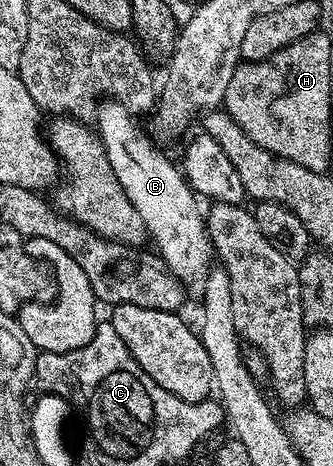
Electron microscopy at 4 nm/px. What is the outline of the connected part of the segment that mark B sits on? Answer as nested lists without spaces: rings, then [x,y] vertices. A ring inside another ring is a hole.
[[[109,101],[106,104],[105,108],[102,106],[96,112],[95,120],[97,119],[97,123],[95,122],[95,127],[100,134],[101,144],[105,147],[107,161],[111,161],[111,169],[115,169],[115,177],[119,177],[119,183],[123,185],[123,191],[127,193],[131,205],[135,205],[135,209],[139,209],[139,215],[143,217],[146,232],[151,236],[151,239],[157,242],[157,247],[155,246],[156,254],[161,256],[163,262],[169,267],[169,271],[175,273],[175,277],[179,277],[179,281],[184,285],[190,296],[200,297],[205,294],[205,282],[214,266],[215,252],[213,243],[209,240],[207,219],[203,214],[203,207],[201,211],[200,205],[197,204],[199,196],[190,187],[182,168],[178,164],[176,167],[156,147],[158,144],[151,138],[150,132],[146,128],[145,132],[133,120],[136,119],[134,112],[127,110],[122,103],[116,101]]]

